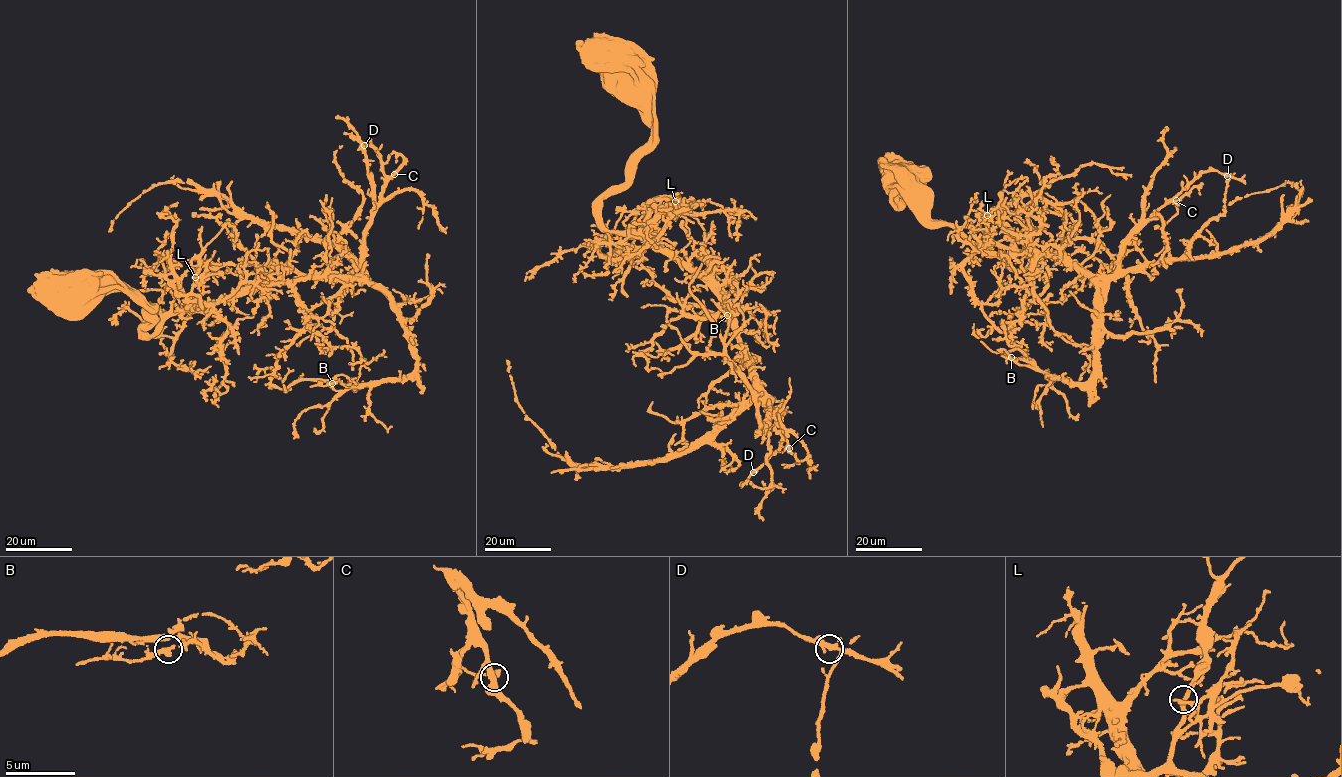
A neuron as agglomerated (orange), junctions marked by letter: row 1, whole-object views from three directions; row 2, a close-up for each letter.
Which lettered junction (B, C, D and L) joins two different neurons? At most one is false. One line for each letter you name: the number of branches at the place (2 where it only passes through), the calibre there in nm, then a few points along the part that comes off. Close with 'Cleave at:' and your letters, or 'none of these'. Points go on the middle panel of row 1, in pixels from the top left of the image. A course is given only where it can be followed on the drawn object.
L: 2 branches meet; 280 nm thick; foreign part runs (674, 201), (669, 196), (658, 196), (631, 211), (623, 210), (615, 229), (601, 237), (594, 249), (589, 248)
Cleave at: L

